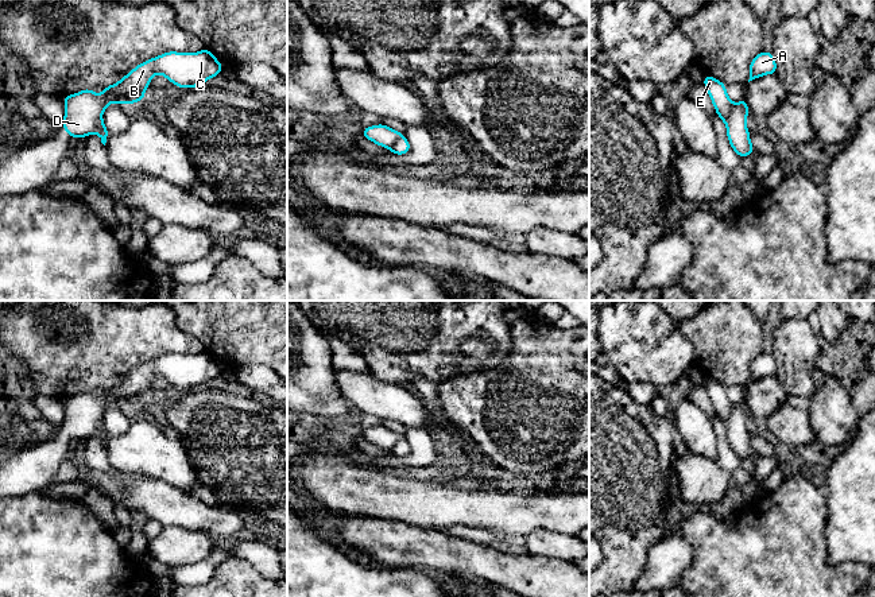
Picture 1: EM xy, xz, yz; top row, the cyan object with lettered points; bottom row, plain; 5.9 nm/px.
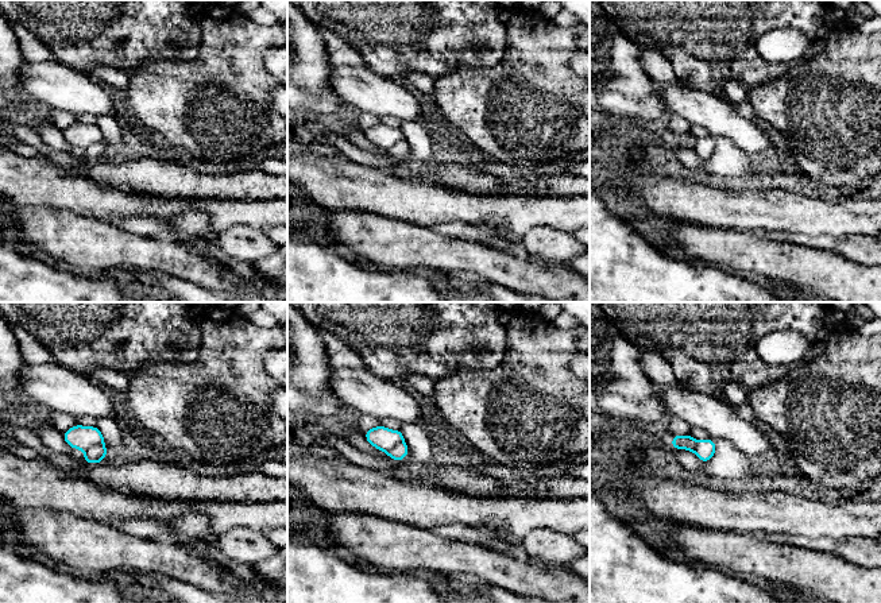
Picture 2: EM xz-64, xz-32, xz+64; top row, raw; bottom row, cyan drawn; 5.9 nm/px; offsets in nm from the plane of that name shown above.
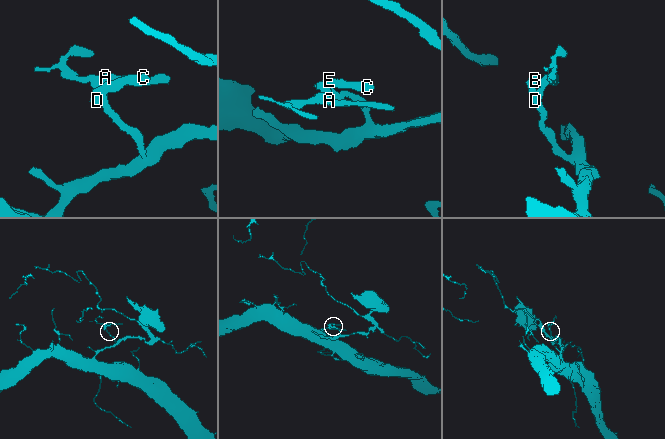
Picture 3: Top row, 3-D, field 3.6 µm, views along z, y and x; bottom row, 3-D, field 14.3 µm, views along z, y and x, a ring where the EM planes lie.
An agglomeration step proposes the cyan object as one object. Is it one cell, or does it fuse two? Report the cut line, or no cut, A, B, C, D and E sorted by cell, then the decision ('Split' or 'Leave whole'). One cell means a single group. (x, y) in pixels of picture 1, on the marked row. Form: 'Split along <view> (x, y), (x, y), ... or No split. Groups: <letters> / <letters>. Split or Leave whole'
Split along yz (734, 105), (726, 123). Groups: A / B C D E. Split

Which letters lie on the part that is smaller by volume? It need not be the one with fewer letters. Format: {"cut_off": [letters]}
{"cut_off": ["B", "C", "D", "E"]}

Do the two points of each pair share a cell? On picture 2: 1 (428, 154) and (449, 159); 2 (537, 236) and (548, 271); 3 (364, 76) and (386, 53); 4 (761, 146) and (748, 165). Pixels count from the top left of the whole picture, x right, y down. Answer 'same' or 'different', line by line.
1: different
2: different
3: different
4: different

